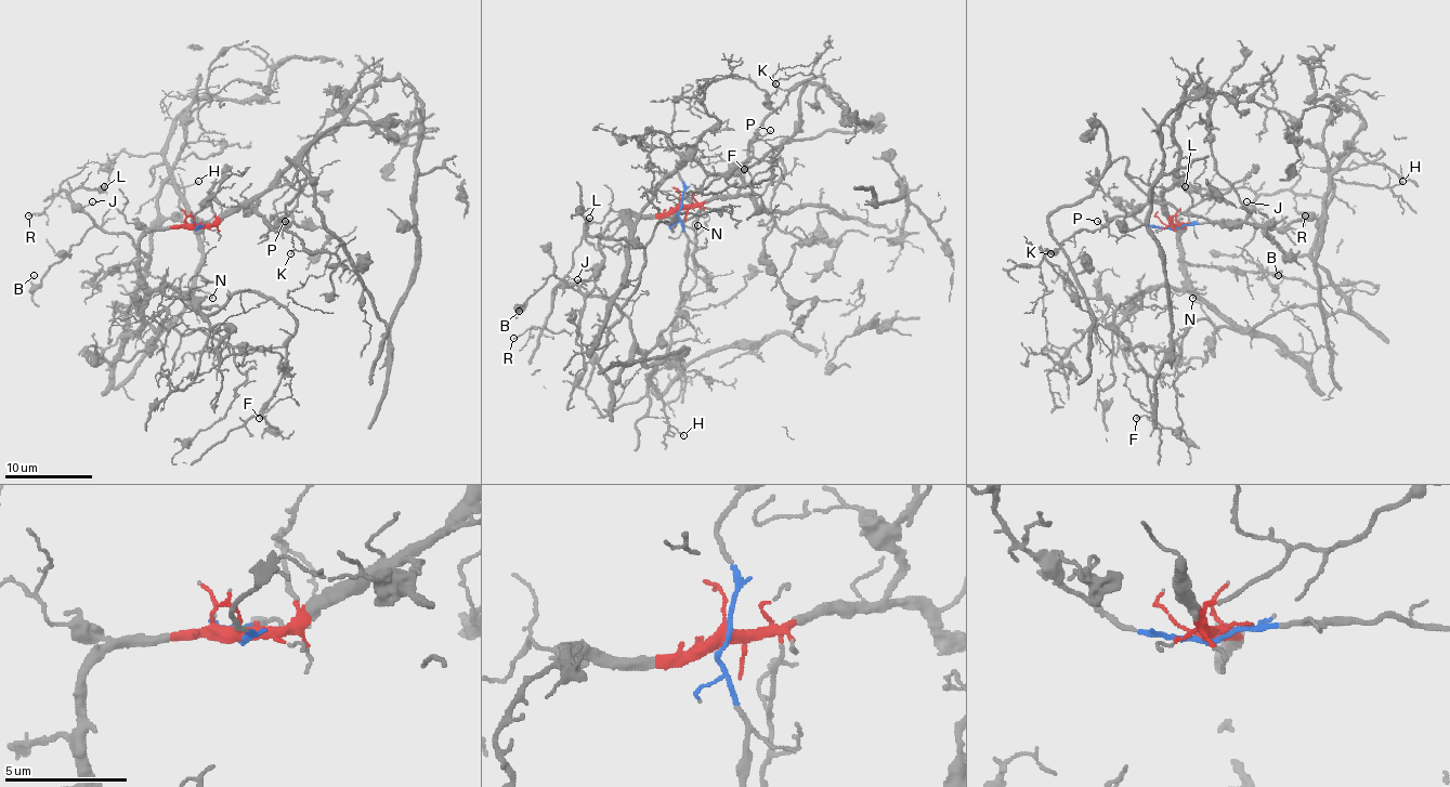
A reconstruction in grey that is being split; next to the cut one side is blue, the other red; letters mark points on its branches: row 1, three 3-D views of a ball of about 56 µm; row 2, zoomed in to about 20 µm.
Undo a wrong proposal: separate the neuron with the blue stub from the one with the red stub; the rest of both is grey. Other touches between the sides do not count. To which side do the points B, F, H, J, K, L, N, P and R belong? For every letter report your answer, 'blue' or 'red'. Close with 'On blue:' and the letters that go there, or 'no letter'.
B: blue
F: red
H: blue
J: blue
K: red
L: blue
N: red
P: red
R: blue
On blue: B, H, J, L, R

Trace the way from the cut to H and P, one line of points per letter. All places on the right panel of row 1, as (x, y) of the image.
H: (1173, 227), (1204, 221), (1281, 227), (1301, 219), (1316, 219), (1336, 180), (1388, 188), (1402, 182)
P: (1173, 227), (1160, 201), (1147, 201), (1114, 217), (1106, 225), (1096, 221)

